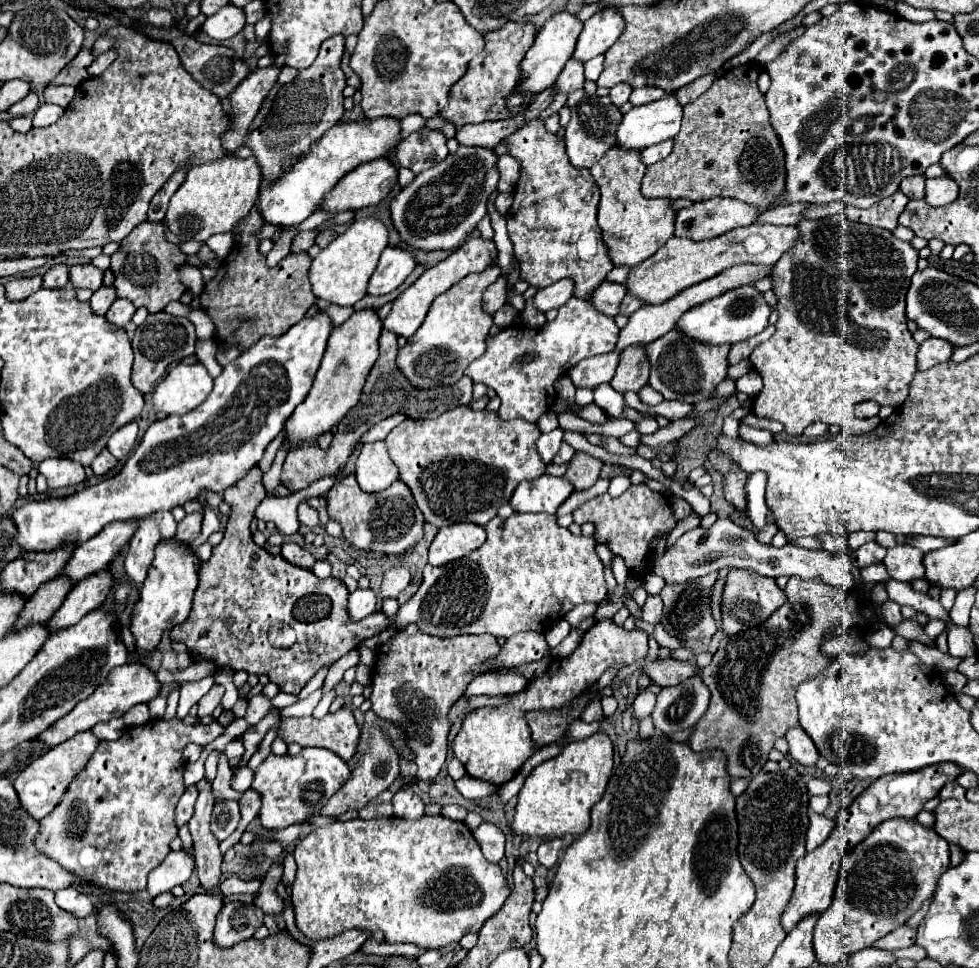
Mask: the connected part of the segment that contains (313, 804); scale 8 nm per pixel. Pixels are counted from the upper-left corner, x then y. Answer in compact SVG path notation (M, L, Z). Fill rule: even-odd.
M302 748L298 756L270 754L256 770L252 788L262 794L260 822L268 830L284 830L290 824L302 822L314 812L322 810L328 798L338 792L350 776L350 766L326 748Z

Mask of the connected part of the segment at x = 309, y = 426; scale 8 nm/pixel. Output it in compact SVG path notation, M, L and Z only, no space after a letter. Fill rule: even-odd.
M376 308L356 310L344 324L334 328L328 338L328 346L316 372L312 390L286 422L286 438L290 440L290 446L302 440L316 442L322 432L336 426L338 420L342 420L342 416L352 408L352 404L358 402L364 380L378 358L378 338L382 330L384 326Z

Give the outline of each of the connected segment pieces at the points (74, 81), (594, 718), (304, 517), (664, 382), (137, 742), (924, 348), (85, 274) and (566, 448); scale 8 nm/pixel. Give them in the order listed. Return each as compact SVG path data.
M90 48L88 50L80 50L78 56L66 66L60 70L60 74L50 82L50 84L72 84L72 86L78 86L82 80L88 78L88 66L92 62L92 54L90 54Z
M592 702L590 706L586 706L586 708L582 710L580 718L582 718L584 722L600 722L600 720L604 720L606 716L602 714L602 706L600 706L600 702Z
M308 498L300 502L300 506L298 506L298 518L300 518L302 524L306 524L310 528L314 528L318 524L318 512L308 504Z
M678 330L668 332L666 336L654 340L646 346L648 358L652 364L650 370L650 386L658 390L666 400L680 400L688 404L696 404L708 400L716 386L728 374L728 352L730 346L706 348L706 344L694 344L694 340L686 340L686 336L678 336Z
M174 718L150 720L142 726L128 728L128 732L116 742L100 742L90 762L66 788L58 806L40 820L40 834L36 836L34 846L88 884L120 892L144 890L150 870L154 870L168 856L170 842L178 836L178 828L174 824L174 808L178 796L182 796L186 790L182 782L182 750L190 742L204 748L220 734L222 726L218 722L208 726L186 726L180 718Z
M938 338L924 340L918 350L918 370L928 370L940 362L948 362L952 350L954 346L946 344L946 340L938 340Z
M76 264L70 268L70 282L74 288L96 290L102 286L104 272L92 264Z
M562 442L562 446L560 446L560 450L558 450L558 454L554 456L554 464L566 464L566 462L570 462L572 460L572 456L574 456L574 448L570 446L570 444L566 444L566 442Z

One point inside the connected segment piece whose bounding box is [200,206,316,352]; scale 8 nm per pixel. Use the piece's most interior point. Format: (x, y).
(247, 300)

